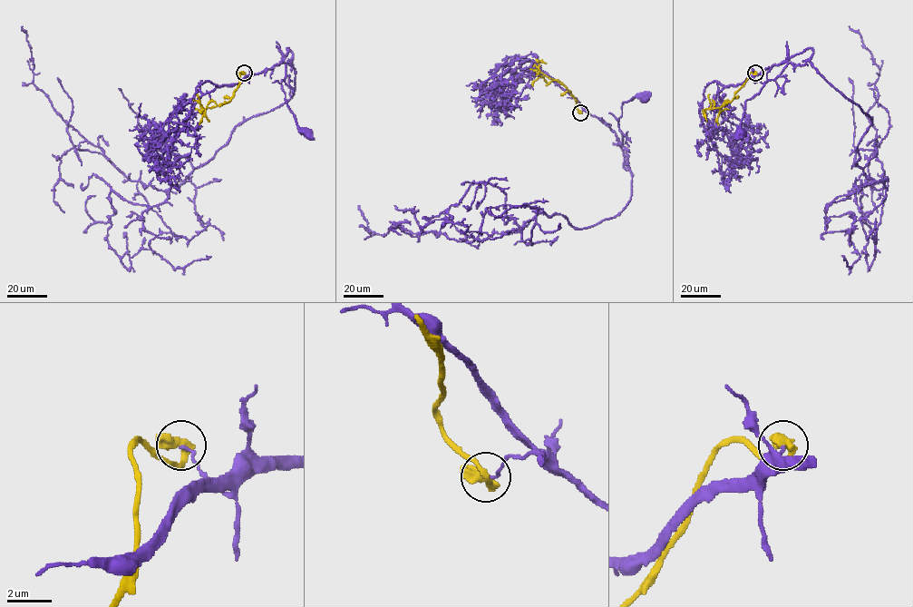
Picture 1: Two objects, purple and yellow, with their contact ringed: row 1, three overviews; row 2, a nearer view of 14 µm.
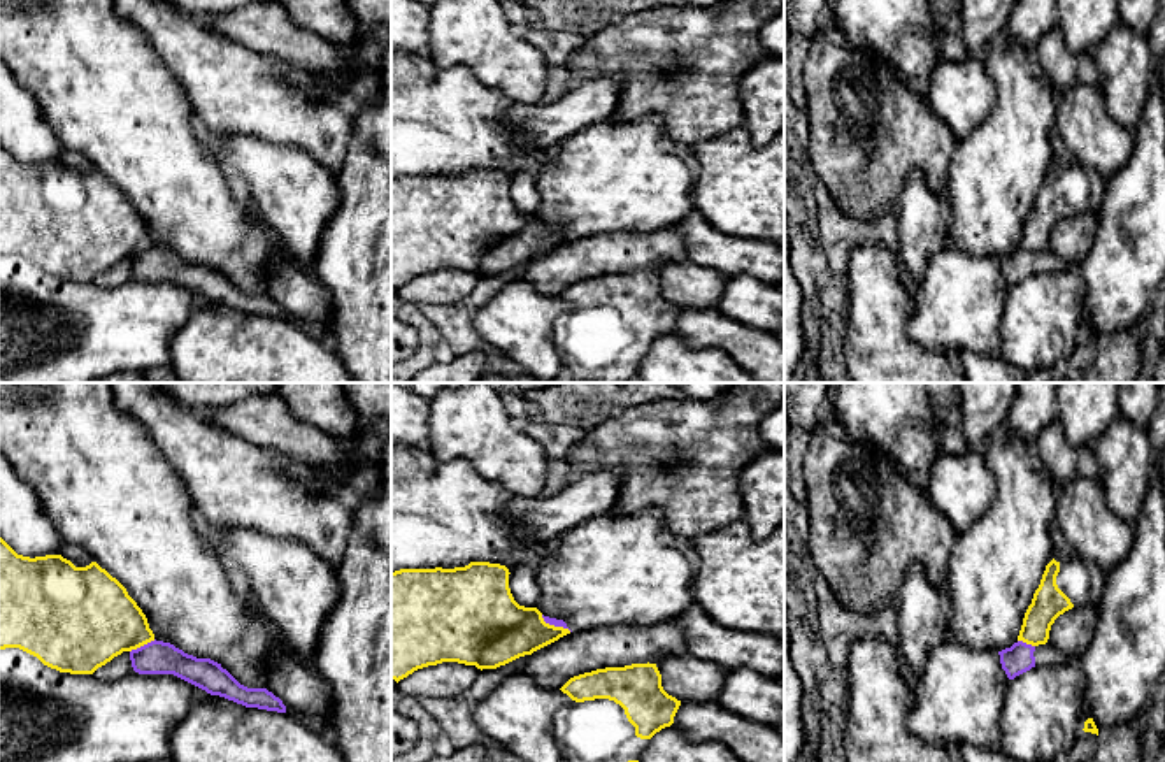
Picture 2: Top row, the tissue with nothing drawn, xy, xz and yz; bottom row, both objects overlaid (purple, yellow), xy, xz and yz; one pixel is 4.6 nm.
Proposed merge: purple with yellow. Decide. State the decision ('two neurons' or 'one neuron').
two neurons

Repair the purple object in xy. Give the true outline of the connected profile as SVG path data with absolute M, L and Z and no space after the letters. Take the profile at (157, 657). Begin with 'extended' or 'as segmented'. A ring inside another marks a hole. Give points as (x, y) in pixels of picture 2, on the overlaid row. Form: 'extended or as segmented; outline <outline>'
as segmented; outline M151 641L130 651L132 667L139 674L174 674L211 695L219 695L246 708L286 713L286 706L267 688L240 685L221 664L197 658L170 643Z

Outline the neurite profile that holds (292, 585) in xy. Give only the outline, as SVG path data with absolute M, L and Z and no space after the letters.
M204 525L204 528L212 537L214 553L235 560L249 578L253 600L260 613L275 625L298 657L309 660L319 641L321 625L340 595L333 567L298 539L275 537L242 527Z

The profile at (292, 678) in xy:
M281 641L272 653L272 669L267 672L267 679L265 688L282 701L286 713L293 716L309 713L321 720L323 729L326 727L330 711L328 683L286 641Z

